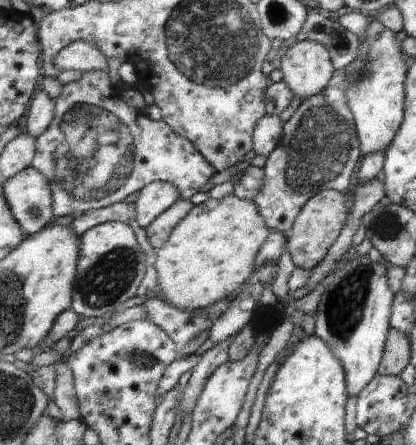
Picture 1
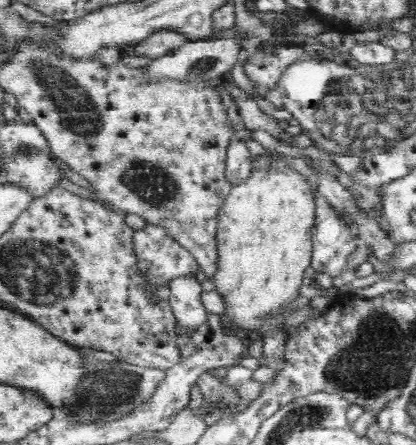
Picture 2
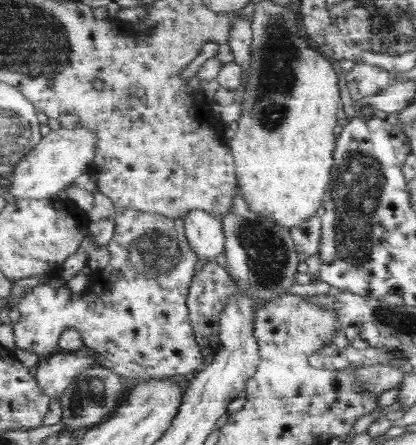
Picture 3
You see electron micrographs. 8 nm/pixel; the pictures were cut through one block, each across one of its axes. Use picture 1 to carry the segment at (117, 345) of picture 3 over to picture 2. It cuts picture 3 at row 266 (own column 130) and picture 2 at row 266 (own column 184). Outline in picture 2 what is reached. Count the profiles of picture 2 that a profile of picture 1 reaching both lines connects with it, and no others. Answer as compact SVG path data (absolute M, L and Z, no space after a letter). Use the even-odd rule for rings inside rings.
M146 224L142 230L136 230L131 238L133 253L139 273L145 278L145 292L158 300L158 288L166 286L175 278L196 273L199 266L194 255L184 248L172 235L159 225Z

